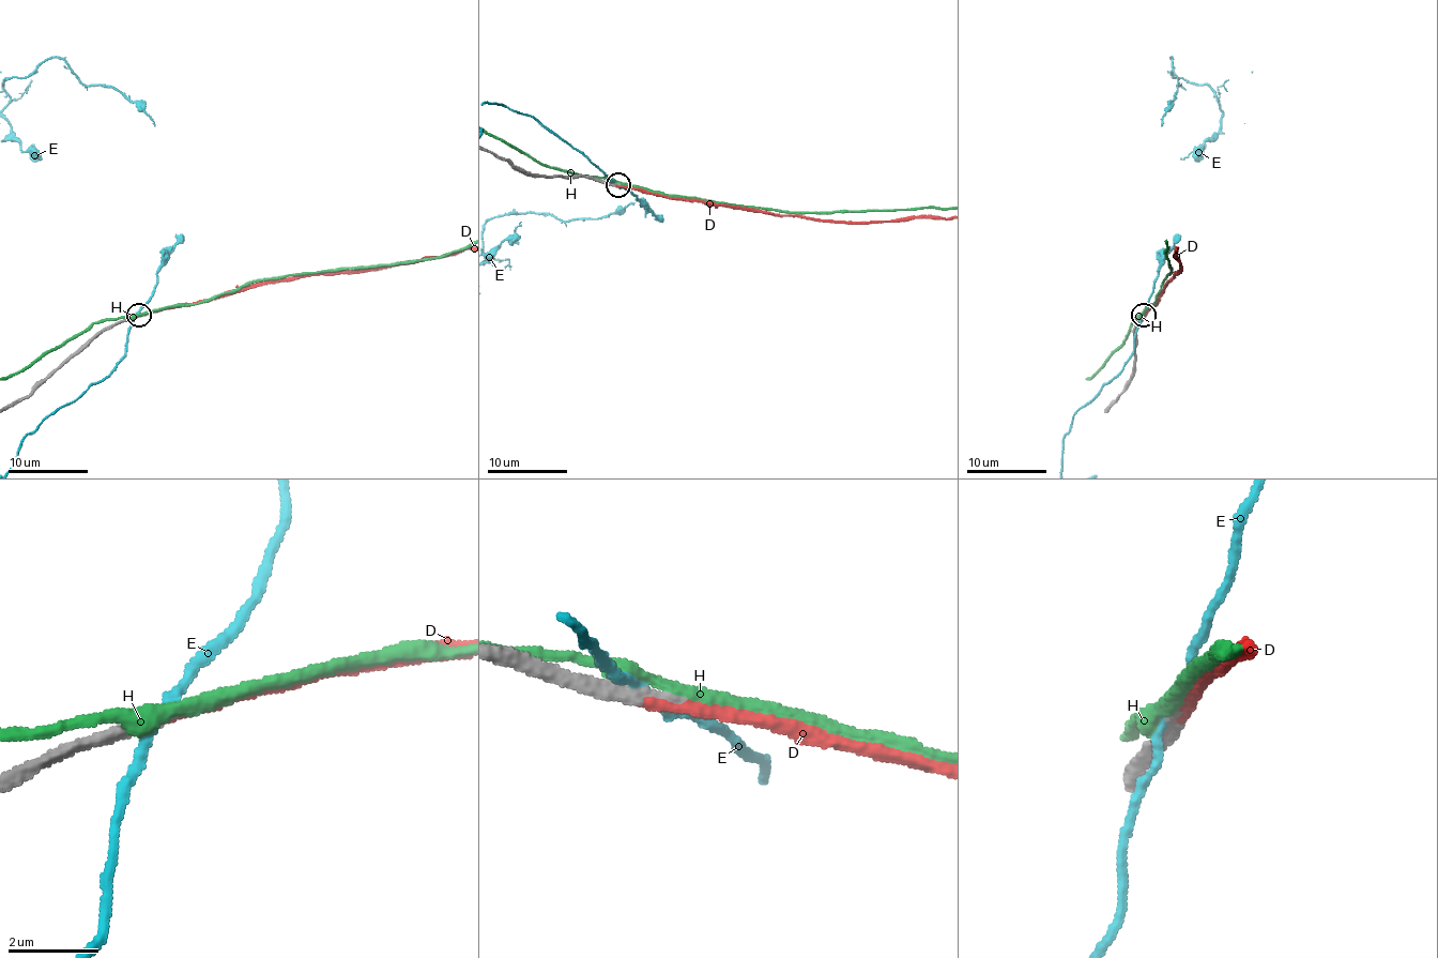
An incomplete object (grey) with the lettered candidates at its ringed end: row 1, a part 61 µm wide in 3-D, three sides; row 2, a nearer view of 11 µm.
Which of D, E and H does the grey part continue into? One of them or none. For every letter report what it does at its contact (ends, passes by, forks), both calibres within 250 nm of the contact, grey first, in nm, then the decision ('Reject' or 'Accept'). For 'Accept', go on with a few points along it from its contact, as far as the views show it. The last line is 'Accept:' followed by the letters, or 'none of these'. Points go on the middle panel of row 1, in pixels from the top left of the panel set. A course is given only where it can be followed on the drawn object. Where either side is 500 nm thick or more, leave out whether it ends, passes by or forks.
D: It ends there. Thickness 360 nm (grey) against 260 nm. Accept
E: It passes by. Thickness 380 nm (grey) against 200 nm. Reject
H: It passes by. Thickness 380 nm (grey) against 360 nm. Reject
Accept: D

